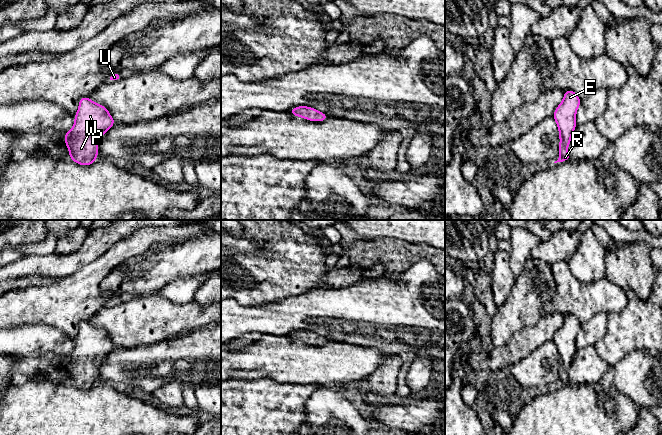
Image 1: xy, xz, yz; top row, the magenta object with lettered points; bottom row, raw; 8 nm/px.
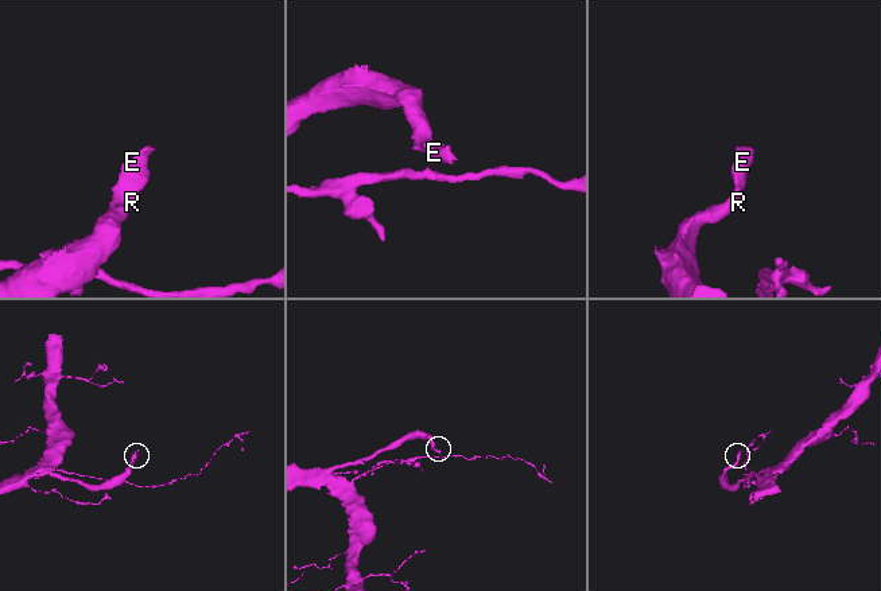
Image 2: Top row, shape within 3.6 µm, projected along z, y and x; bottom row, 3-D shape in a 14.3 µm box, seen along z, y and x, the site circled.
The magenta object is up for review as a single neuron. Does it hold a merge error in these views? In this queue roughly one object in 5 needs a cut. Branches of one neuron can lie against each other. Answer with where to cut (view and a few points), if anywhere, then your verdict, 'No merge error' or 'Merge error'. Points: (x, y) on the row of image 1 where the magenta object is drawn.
No split. No merge error

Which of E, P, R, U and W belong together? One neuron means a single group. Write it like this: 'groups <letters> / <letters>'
groups E P R U W

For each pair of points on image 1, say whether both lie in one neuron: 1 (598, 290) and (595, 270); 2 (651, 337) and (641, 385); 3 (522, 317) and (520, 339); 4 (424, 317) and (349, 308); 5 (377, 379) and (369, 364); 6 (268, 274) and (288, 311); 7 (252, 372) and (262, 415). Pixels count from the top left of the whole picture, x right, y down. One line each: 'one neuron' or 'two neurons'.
1: two neurons
2: two neurons
3: two neurons
4: one neuron
5: two neurons
6: two neurons
7: two neurons

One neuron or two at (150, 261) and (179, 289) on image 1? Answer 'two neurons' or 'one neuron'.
two neurons

